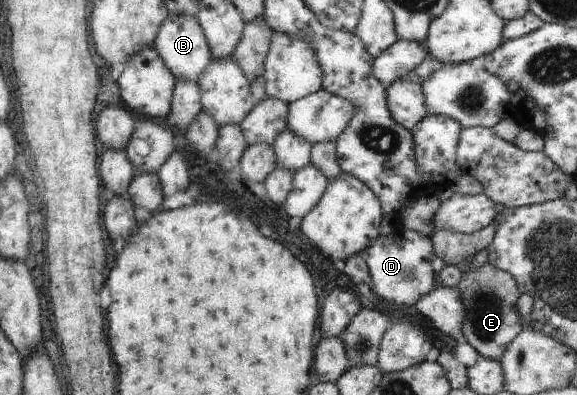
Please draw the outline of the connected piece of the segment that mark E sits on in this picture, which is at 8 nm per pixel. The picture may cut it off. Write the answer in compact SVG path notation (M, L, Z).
M487 261L474 269L460 271L460 281L454 289L460 295L464 311L460 336L478 355L500 362L500 355L504 353L508 343L523 329L522 318L515 308L519 297L516 281L508 273L492 267L492 263Z

